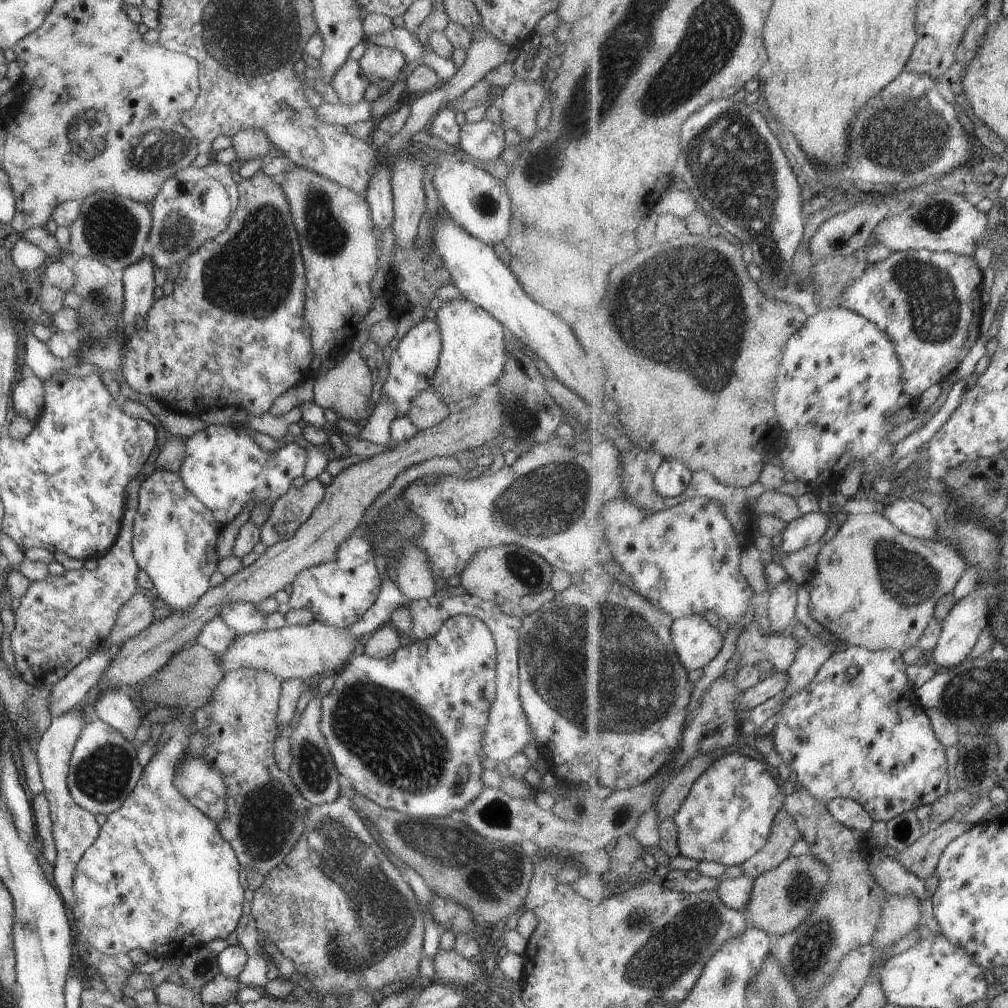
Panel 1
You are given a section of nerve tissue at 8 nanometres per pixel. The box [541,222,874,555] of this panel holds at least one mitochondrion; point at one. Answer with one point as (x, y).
(703, 333)

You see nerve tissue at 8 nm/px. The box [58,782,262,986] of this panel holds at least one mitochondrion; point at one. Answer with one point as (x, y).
(203, 967)

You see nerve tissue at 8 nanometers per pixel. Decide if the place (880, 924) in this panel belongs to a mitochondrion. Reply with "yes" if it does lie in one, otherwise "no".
no

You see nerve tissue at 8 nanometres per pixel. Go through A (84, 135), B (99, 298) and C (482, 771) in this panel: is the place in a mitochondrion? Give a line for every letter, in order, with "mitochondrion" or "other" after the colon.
A: mitochondrion
B: mitochondrion
C: other

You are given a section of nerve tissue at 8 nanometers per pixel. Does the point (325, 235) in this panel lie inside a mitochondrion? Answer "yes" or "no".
yes

